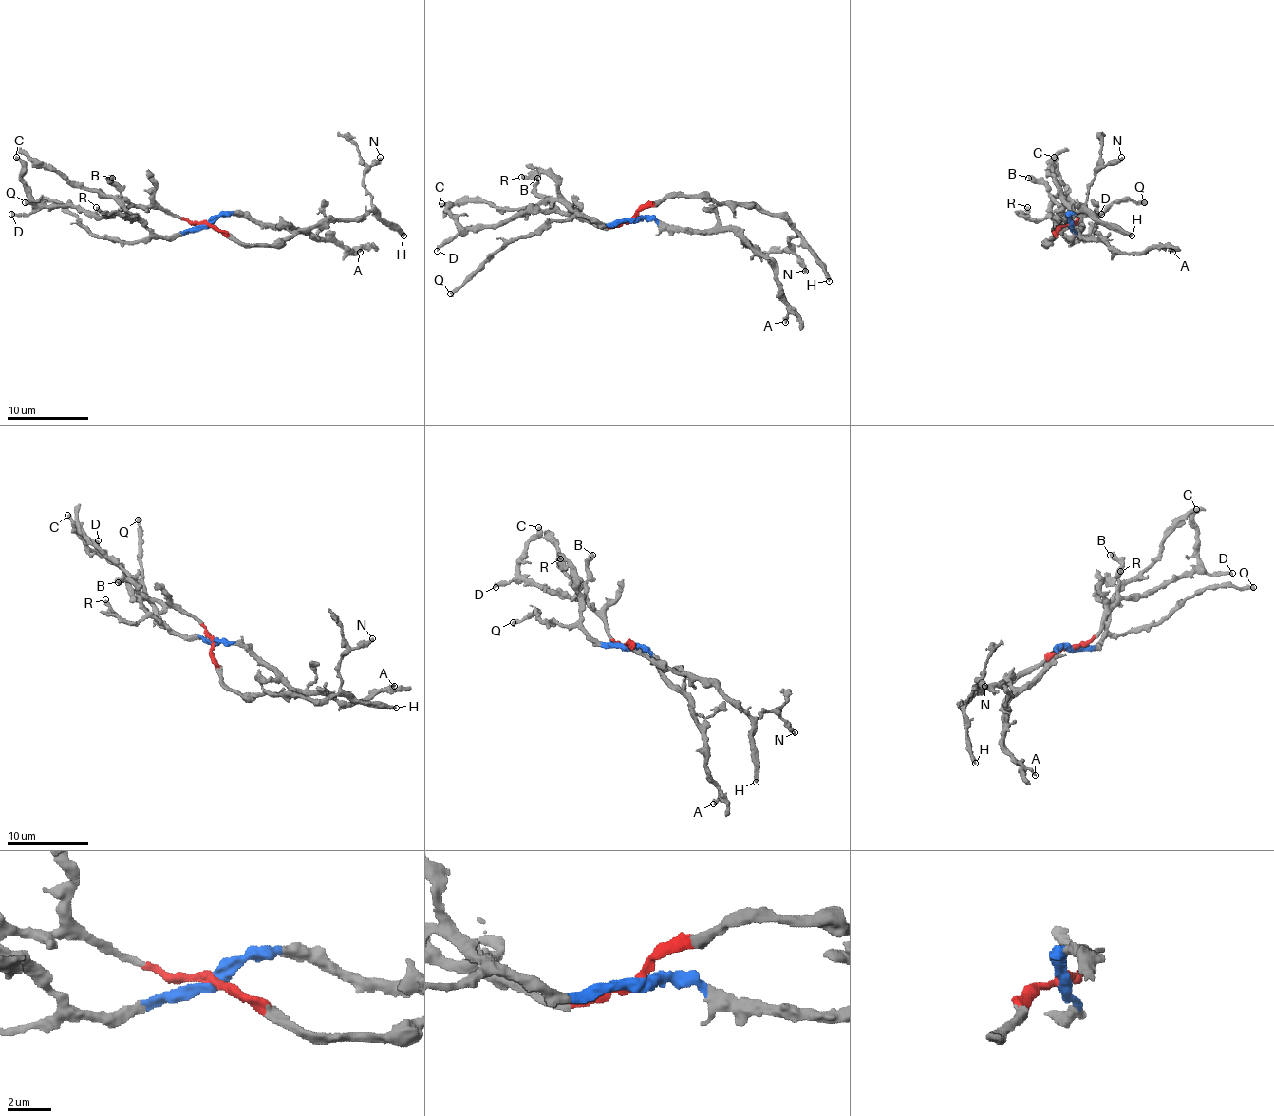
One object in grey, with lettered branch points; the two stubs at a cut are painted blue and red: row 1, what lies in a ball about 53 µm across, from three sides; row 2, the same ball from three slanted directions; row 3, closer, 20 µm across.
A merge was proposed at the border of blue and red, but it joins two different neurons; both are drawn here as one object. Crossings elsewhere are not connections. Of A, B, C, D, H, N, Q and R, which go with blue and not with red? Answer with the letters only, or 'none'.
A, Q, R

